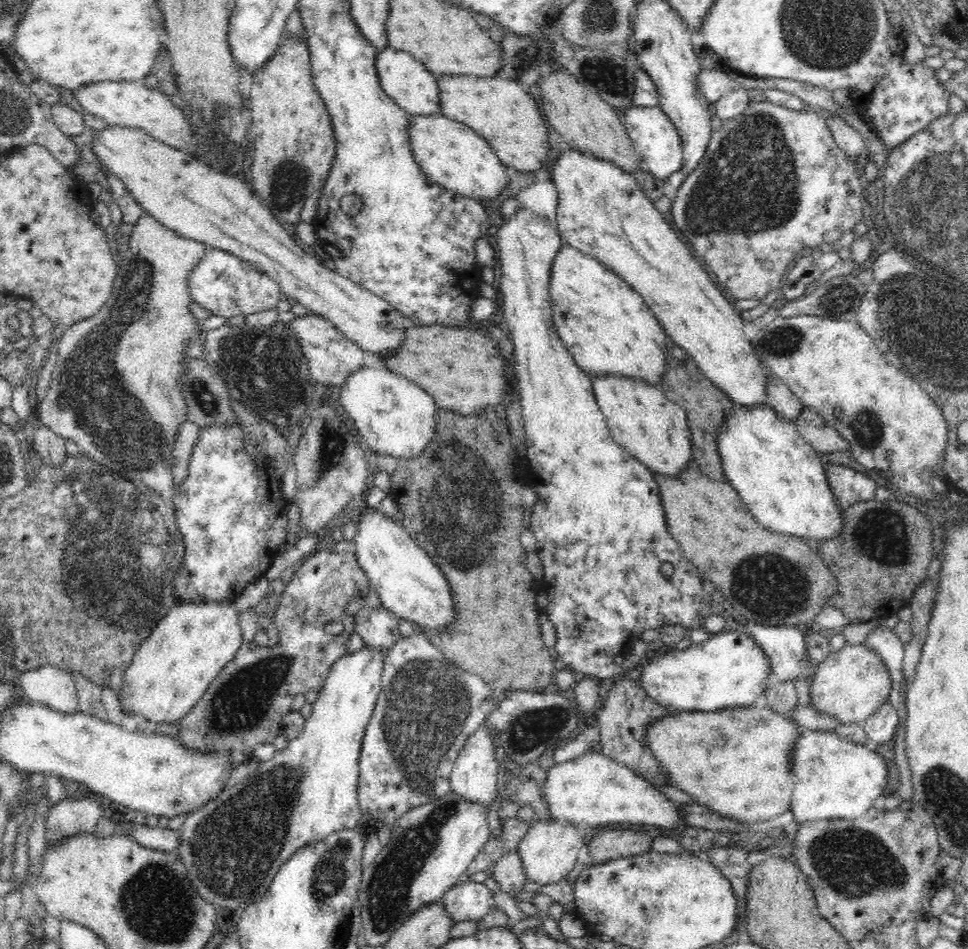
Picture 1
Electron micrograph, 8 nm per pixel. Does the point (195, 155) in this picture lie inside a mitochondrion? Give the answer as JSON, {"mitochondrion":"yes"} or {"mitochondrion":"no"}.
{"mitochondrion":"no"}

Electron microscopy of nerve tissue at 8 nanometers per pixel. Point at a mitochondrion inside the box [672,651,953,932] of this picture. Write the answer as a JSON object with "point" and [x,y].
{"point":[855,863]}

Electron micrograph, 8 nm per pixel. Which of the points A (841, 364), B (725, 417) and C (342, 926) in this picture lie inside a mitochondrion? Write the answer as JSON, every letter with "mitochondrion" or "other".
{"A":"other","B":"other","C":"mitochondrion"}

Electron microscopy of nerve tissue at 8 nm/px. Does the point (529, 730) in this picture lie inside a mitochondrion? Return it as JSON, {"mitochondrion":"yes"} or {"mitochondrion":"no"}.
{"mitochondrion":"yes"}

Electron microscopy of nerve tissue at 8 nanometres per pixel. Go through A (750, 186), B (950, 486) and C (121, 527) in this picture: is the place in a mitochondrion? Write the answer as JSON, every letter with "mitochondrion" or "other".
{"A":"mitochondrion","B":"other","C":"mitochondrion"}

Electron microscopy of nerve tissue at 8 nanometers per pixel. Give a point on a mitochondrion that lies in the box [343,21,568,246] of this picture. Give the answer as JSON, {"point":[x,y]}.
{"point":[529,54]}

